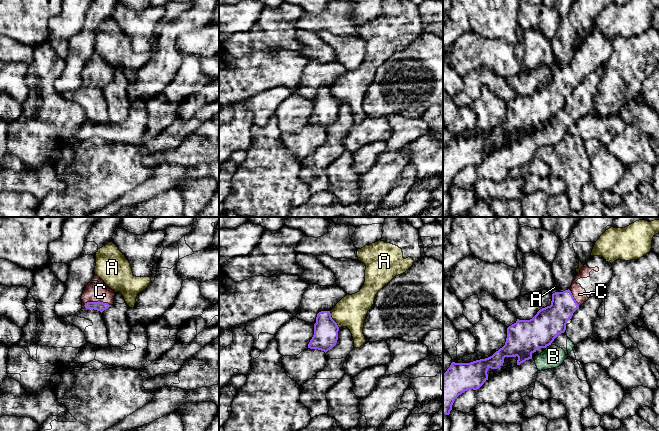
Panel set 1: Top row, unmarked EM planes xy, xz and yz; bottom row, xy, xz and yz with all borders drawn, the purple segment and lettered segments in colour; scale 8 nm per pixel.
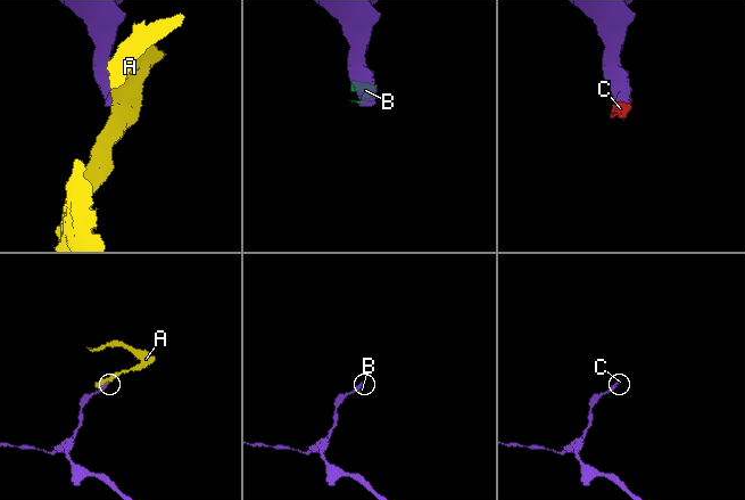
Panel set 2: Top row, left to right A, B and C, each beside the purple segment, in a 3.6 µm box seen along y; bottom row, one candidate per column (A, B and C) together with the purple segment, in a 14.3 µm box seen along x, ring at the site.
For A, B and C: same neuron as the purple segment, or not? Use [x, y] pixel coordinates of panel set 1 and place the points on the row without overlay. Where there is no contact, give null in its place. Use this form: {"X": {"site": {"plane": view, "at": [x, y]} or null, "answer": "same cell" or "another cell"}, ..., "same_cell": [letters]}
{"A": {"site": {"plane": "xz", "at": [332, 95]}, "answer": "another cell"}, "B": {"site": {"plane": "yz", "at": [549, 120]}, "answer": "another cell"}, "C": {"site": {"plane": "xy", "at": [97, 78]}, "answer": "same cell"}, "same_cell": ["C"]}

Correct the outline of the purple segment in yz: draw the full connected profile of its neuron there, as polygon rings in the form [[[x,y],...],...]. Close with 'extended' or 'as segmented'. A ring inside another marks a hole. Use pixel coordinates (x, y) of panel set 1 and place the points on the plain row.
[[[591,32],[588,38],[580,45],[572,58],[571,63],[563,68],[552,70],[551,81],[540,85],[530,96],[519,96],[507,104],[505,121],[492,132],[476,136],[470,139],[452,138],[443,150],[443,190],[449,191],[455,175],[463,168],[479,165],[488,156],[489,144],[497,145],[504,139],[505,133],[518,133],[517,141],[532,135],[532,130],[539,124],[551,121],[554,115],[566,106],[566,100],[572,94],[573,89],[590,73],[601,67],[613,52],[612,40],[602,32]]]; extended

